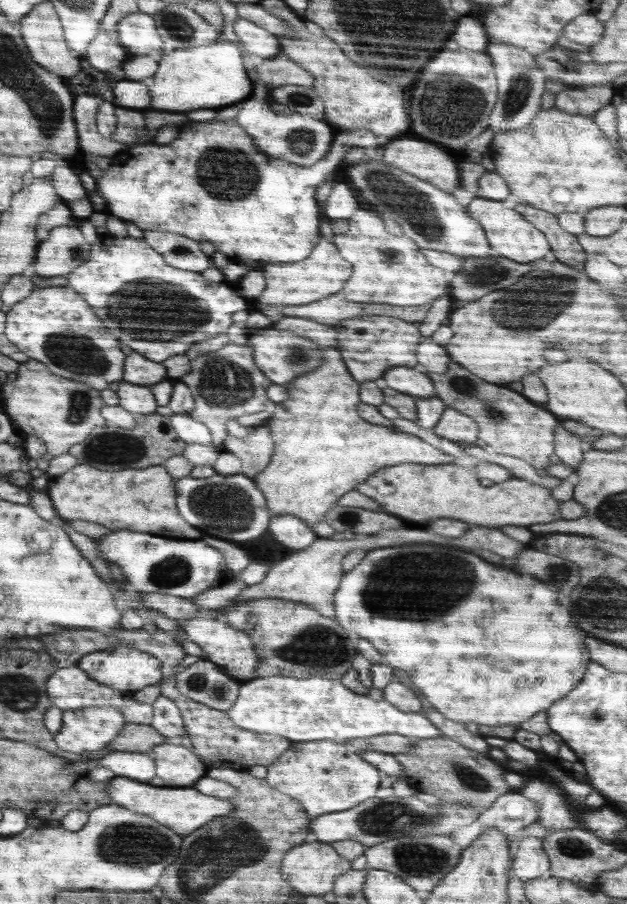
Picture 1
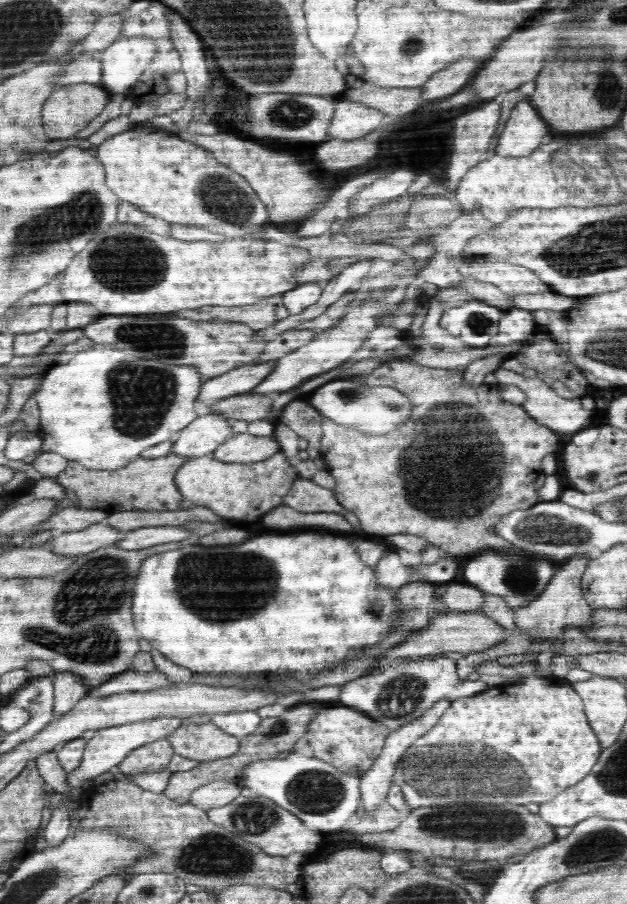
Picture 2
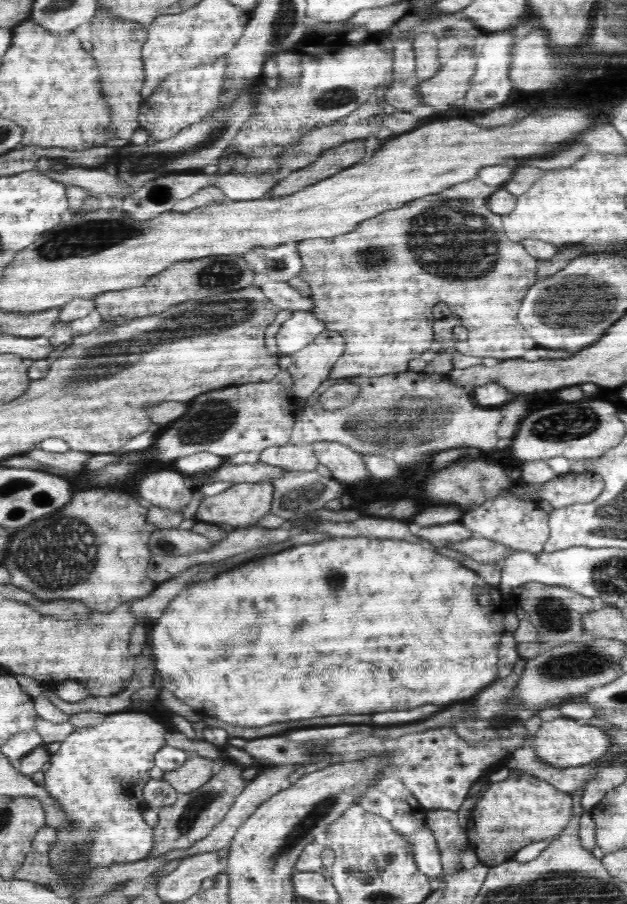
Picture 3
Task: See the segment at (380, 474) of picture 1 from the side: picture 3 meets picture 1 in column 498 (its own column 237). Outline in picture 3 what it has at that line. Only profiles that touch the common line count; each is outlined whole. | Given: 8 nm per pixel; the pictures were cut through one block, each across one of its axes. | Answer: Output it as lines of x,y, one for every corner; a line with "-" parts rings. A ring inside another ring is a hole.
269,482
234,484
218,496
204,498
195,520
230,526
254,526
271,512
274,485

